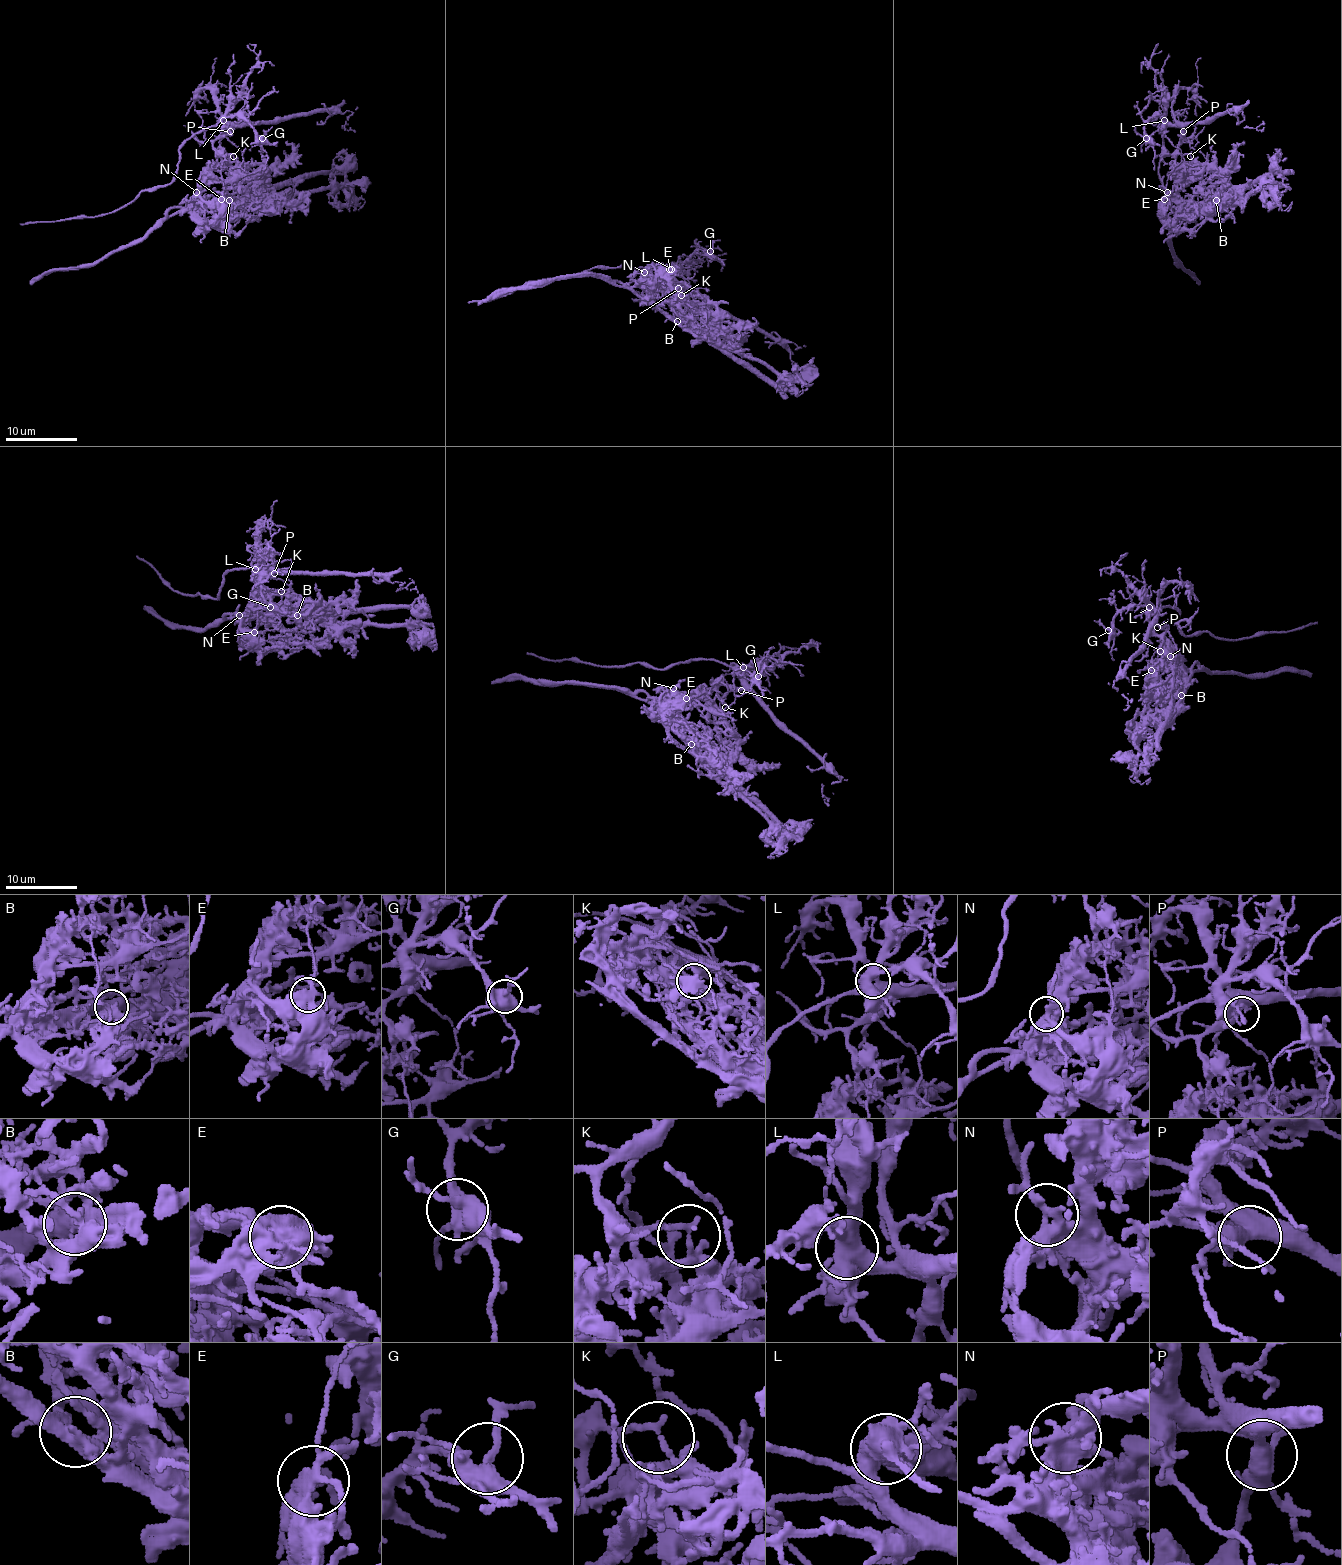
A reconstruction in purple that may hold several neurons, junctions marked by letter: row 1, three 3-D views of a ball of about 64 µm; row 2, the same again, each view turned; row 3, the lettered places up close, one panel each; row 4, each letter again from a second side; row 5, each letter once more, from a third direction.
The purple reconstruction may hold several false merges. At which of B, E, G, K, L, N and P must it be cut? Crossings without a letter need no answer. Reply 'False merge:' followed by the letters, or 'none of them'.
False merge: B, E, K

